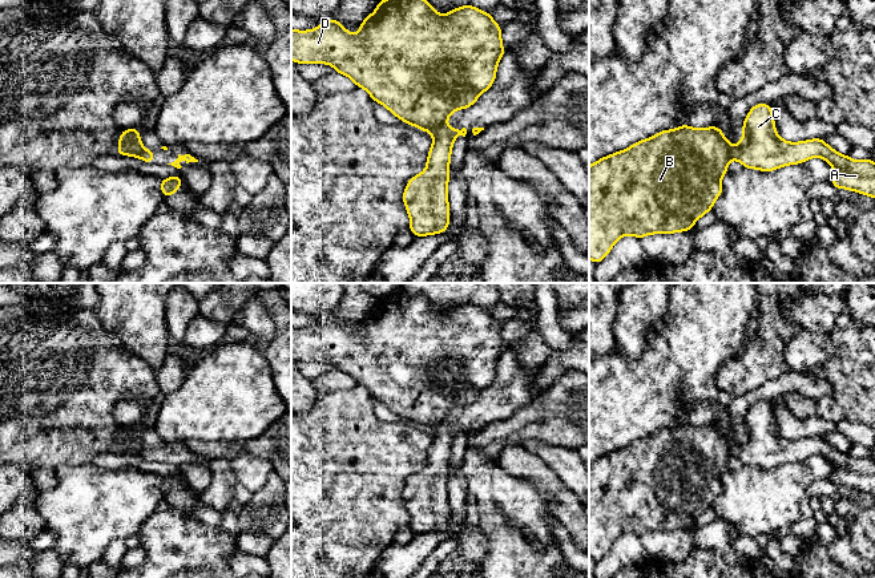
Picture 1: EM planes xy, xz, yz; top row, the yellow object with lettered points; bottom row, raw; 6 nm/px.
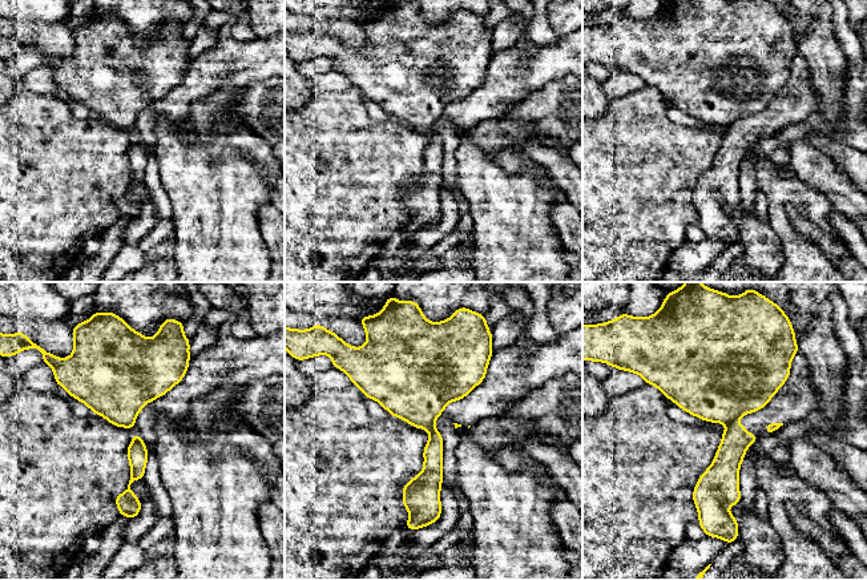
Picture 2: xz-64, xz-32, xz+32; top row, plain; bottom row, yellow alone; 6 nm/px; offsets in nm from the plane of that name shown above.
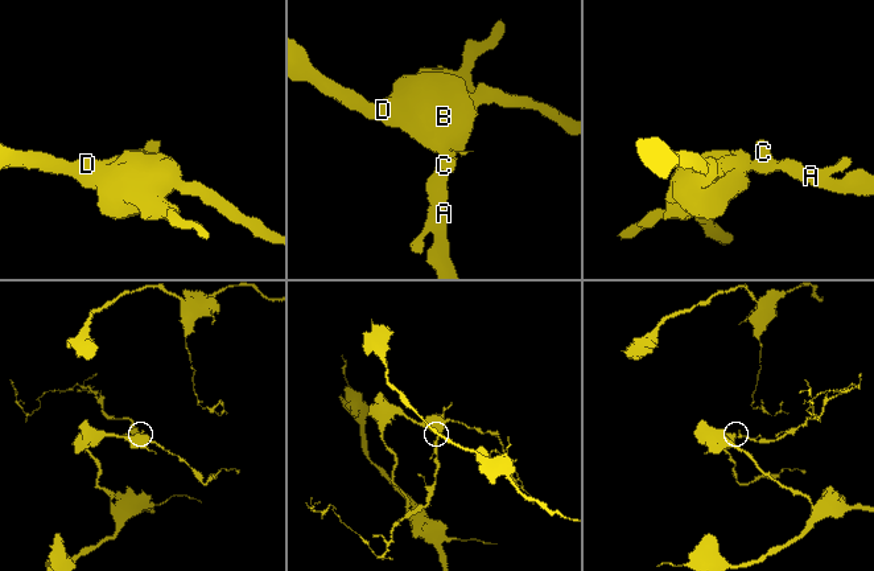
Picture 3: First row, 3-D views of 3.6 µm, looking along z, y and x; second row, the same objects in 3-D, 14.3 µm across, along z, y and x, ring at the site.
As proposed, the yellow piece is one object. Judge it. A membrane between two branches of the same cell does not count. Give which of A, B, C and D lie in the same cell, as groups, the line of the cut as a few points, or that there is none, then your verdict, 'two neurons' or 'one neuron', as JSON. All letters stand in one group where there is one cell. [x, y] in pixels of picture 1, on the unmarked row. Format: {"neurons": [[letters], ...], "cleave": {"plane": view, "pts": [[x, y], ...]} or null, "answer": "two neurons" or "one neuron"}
{"neurons": [["A", "C"], ["B", "D"]], "cleave": {"plane": "yz", "pts": [[732, 444], [729, 456]]}, "answer": "two neurons"}

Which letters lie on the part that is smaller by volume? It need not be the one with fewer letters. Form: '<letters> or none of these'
A, C

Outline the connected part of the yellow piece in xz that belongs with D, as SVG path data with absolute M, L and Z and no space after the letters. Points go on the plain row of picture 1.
M403 288L378 299L376 308L359 324L358 332L346 328L339 318L323 319L311 328L291 327L291 357L297 361L332 363L335 369L348 373L358 385L366 387L375 400L384 403L403 420L430 431L447 420L452 409L473 403L492 384L499 357L505 351L501 324L489 311L463 303L439 312L426 296L407 294Z

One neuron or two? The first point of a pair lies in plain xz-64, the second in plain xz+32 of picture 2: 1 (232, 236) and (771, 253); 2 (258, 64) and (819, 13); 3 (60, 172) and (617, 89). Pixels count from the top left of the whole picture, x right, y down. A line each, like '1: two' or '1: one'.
1: two
2: two
3: two

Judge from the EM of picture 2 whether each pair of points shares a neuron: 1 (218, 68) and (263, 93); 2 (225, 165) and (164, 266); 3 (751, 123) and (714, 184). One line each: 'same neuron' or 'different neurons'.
1: different neurons
2: different neurons
3: same neuron

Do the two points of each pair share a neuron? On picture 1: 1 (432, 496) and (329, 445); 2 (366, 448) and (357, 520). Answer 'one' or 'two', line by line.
1: two
2: one

